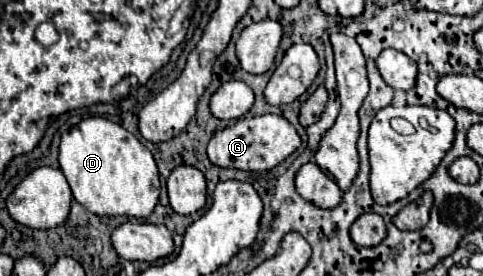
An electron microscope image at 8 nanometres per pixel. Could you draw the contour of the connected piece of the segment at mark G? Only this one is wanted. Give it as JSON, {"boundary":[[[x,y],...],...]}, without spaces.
{"boundary":[[[264,114],[254,118],[240,118],[232,126],[216,132],[208,142],[208,158],[222,168],[238,168],[248,172],[270,170],[290,156],[300,146],[300,136],[294,126],[278,114]]]}

